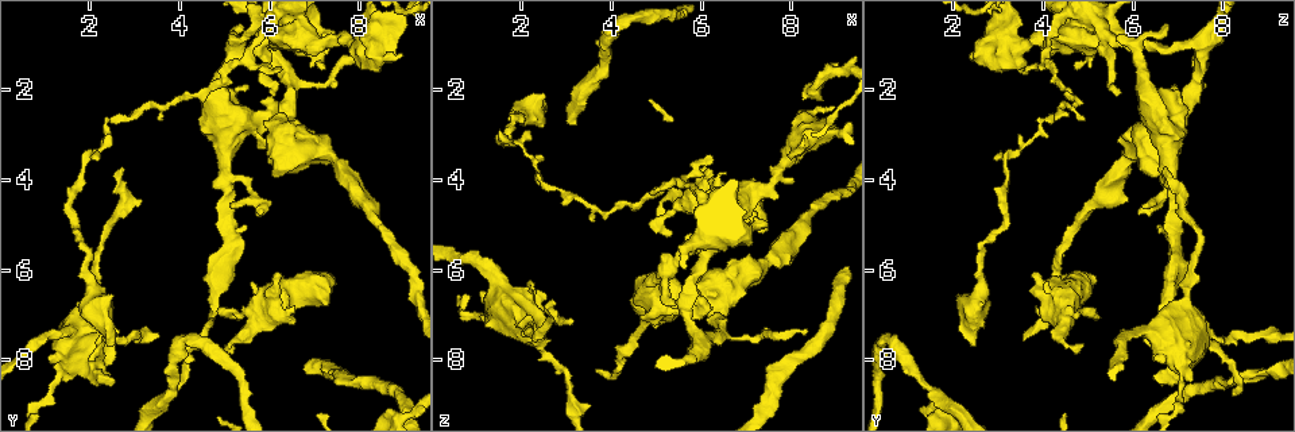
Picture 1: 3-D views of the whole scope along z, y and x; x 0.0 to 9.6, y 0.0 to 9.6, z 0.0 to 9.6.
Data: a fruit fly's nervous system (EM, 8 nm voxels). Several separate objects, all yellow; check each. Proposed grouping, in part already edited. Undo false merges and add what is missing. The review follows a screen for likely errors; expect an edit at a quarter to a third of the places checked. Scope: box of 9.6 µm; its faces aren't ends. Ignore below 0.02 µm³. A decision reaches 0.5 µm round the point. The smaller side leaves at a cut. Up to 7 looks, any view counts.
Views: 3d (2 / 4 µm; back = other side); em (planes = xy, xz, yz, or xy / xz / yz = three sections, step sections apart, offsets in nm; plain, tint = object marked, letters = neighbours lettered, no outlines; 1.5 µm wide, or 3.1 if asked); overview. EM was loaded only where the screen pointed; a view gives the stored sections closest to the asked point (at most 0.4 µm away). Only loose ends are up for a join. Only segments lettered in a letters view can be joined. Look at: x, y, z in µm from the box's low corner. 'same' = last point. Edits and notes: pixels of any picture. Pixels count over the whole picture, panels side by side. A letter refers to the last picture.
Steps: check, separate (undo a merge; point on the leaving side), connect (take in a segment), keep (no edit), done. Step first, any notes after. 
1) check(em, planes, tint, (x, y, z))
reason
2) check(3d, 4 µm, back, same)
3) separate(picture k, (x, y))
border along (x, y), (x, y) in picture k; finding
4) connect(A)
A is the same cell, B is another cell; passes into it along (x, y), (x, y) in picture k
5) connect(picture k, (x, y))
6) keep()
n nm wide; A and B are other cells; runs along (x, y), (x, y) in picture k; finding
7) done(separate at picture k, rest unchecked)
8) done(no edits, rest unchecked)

check(em, xy, step 4, tint, (3.85, 8.45, 1.30))
thick turns thin

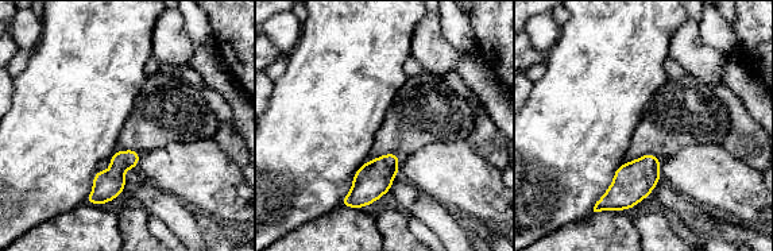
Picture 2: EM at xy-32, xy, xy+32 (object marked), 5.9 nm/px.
check(em, planes, letters, same)

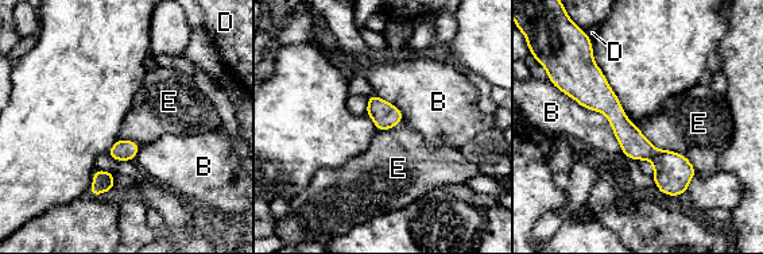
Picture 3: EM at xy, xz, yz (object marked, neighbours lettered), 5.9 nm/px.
keep()
B, D and E are other cells; border along (547, 80), (600, 111), (623, 154) in picture 3; one neuron here

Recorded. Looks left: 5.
check(3d, 4 µm, (1.35, 7.40, 5.95))
calibre changes

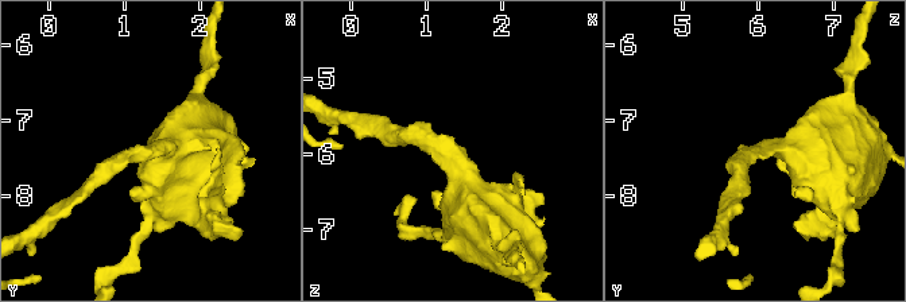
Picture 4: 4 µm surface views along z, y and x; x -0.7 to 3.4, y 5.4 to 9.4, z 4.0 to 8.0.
check(em, xy, step 4, tint, (1.35, 7.45, 6.00))
arms of 220, 600 nm; now the EM

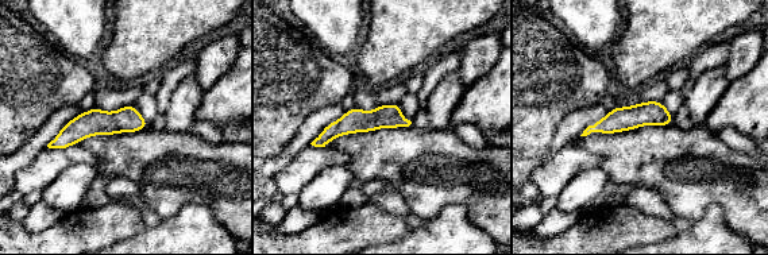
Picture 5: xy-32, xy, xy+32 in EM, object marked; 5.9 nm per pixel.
check(em, xy, step 4, letters, same)
what lies round it

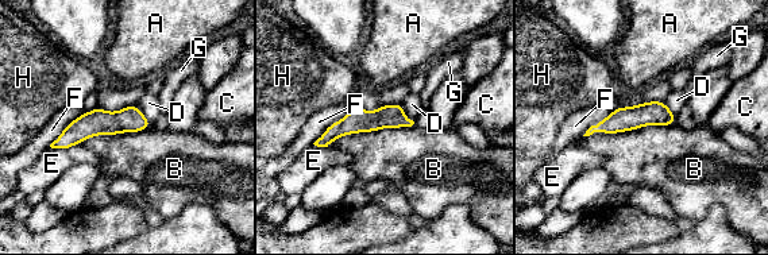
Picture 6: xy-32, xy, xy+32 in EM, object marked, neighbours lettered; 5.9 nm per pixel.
keep()
140 nm wide; A, B, C, D, E, F, G and H are other cells; border along (675, 123), (583, 136) in picture 6; all the same neuron

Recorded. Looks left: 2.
done(no edits, rest unchecked)

